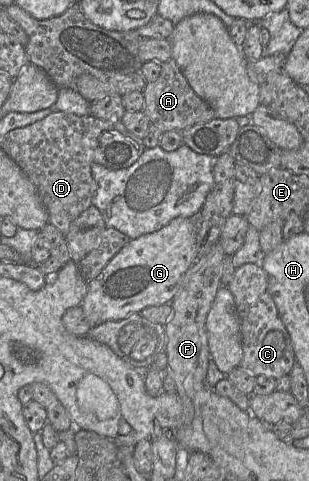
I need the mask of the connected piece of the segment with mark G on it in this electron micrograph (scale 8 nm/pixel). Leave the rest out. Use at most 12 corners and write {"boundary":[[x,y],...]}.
{"boundary":[[199,211],[130,240],[80,306],[89,324],[171,304]]}

